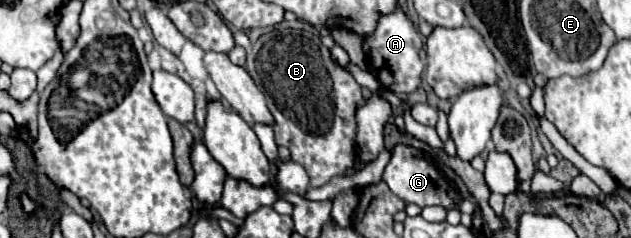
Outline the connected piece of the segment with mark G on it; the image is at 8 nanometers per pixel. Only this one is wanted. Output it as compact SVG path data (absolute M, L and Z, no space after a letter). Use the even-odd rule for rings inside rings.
M397 145L391 153L391 161L385 167L383 173L383 181L391 187L391 191L395 195L399 195L405 203L417 203L419 207L427 207L427 205L443 205L447 209L457 207L457 201L461 199L461 195L455 191L455 187L443 177L443 173L437 169L437 165L423 153L417 149L411 149L407 145Z

